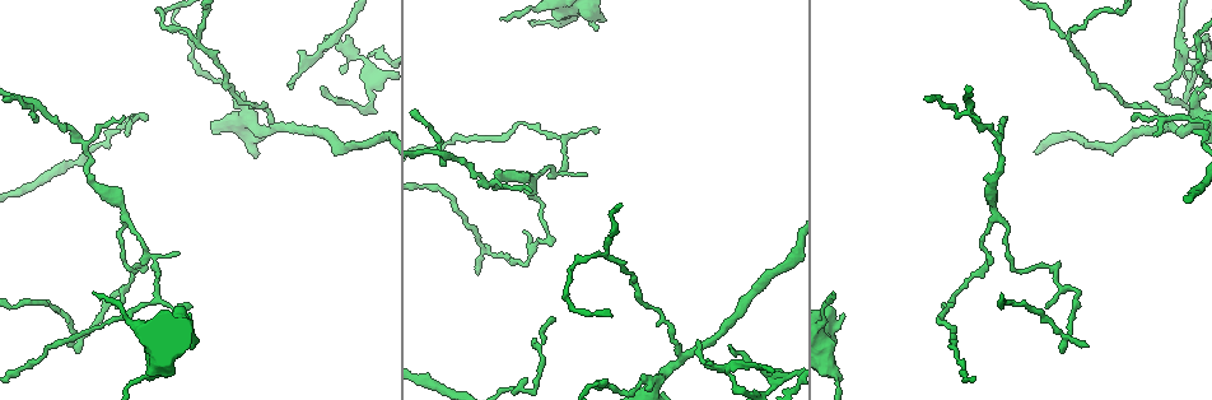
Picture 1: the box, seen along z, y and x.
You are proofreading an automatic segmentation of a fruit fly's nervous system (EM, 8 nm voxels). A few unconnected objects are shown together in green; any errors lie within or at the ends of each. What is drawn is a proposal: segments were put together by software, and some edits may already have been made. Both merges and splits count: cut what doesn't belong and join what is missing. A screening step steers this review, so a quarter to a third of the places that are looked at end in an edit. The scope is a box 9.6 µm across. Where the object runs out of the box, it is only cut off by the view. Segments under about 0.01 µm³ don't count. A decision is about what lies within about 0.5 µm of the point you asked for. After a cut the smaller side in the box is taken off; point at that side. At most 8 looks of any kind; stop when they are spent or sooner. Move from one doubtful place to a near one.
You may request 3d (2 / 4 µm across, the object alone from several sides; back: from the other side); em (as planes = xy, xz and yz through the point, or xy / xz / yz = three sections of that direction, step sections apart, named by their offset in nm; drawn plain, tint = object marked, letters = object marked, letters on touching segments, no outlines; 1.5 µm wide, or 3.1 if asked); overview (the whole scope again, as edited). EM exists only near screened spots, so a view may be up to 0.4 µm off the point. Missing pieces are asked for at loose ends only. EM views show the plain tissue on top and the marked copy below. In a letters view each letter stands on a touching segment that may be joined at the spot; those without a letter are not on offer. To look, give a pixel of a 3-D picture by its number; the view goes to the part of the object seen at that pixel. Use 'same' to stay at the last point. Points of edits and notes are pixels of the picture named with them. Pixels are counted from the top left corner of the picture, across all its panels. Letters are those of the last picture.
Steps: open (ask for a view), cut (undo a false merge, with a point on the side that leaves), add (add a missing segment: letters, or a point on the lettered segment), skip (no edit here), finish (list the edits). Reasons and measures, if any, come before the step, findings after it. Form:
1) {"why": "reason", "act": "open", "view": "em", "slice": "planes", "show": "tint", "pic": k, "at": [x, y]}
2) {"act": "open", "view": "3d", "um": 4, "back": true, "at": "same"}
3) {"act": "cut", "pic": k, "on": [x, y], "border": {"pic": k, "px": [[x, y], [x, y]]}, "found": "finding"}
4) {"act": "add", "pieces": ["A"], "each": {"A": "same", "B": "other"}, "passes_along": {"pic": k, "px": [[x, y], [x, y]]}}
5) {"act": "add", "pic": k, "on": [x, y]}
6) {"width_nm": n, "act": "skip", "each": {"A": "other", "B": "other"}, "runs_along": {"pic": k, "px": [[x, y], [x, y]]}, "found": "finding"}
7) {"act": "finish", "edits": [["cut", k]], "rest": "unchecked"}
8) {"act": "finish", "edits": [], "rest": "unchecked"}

{"why": "sharp bend", "act": "open", "view": "3d", "um": 2, "pic": 1, "at": [140, 265]}

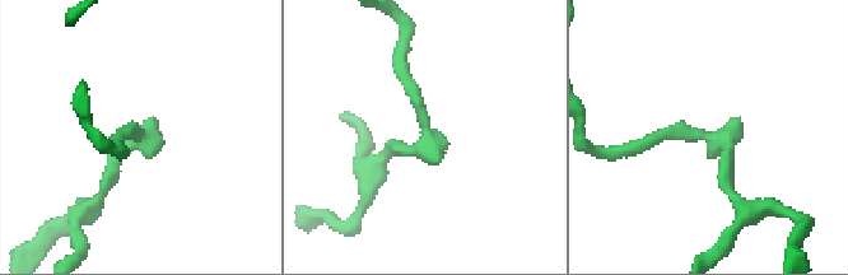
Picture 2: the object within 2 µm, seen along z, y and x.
{"why": "need the tissue", "act": "open", "view": "em", "slice": "planes", "show": "tint", "pic": 2, "at": [709, 139]}

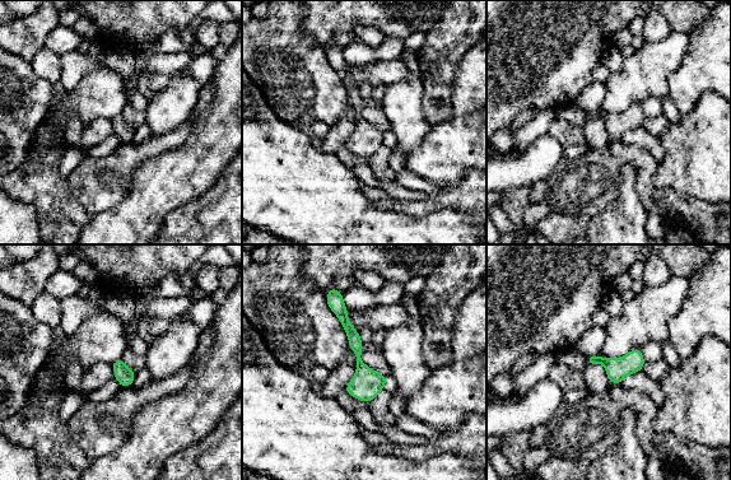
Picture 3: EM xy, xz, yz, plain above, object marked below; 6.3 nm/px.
{"why": "see the neighbours", "act": "open", "view": "em", "slice": "planes", "show": "letters", "at": "same"}

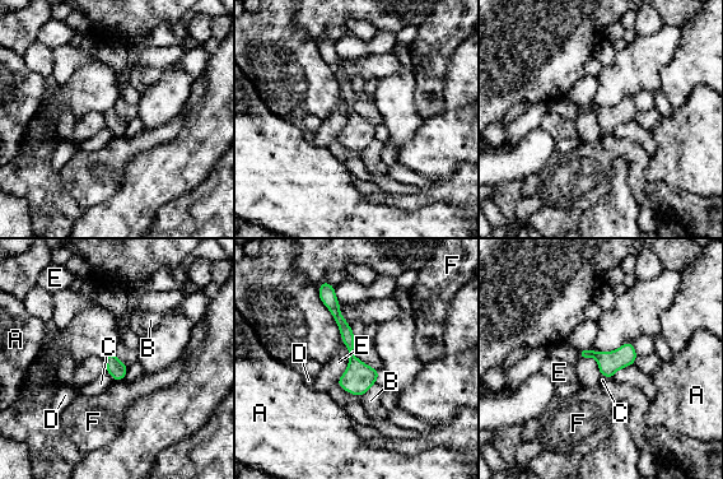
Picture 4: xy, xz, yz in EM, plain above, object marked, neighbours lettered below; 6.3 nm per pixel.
{"width_nm": 120, "act": "skip", "each": {"A": "other", "B": "other", "C": "other", "D": "other", "E": "other", "F": "other"}, "found": "one cell here"}

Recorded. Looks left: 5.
{"why": "sharp bend", "act": "open", "view": "3d", "um": 4, "back": true, "pic": 1, "at": [154, 301]}

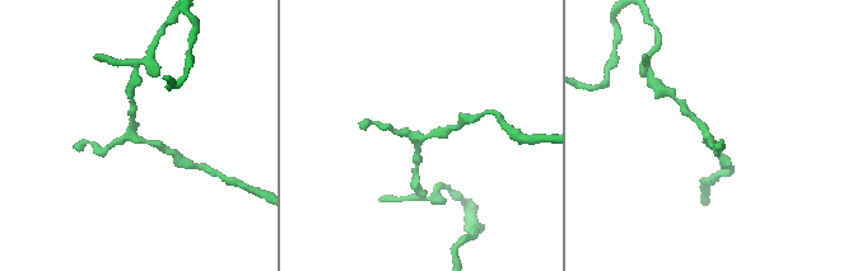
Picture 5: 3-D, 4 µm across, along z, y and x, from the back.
{"why": "need the tissue", "act": "open", "view": "em", "slice": "xz", "step": 8, "show": "tint", "pic": 5, "at": [420, 137]}

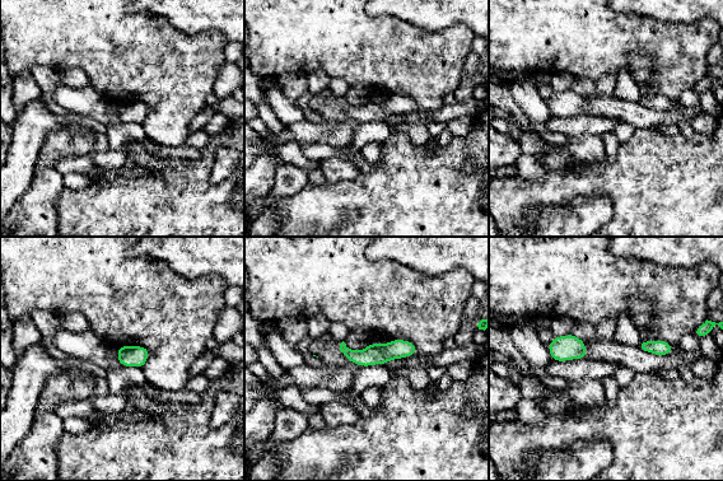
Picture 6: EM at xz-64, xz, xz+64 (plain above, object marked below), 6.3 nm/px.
{"why": "what lies round it", "act": "open", "view": "em", "slice": "xz", "step": 8, "show": "letters", "at": "same"}

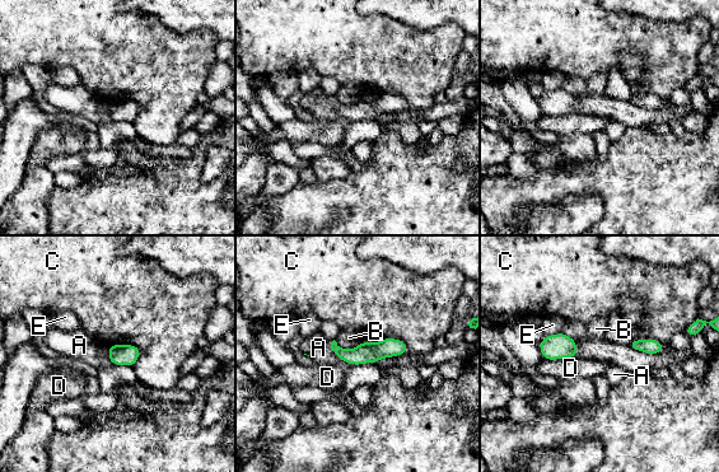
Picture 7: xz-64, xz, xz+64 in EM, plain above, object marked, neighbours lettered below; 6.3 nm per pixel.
{"width_nm": 130, "act": "skip", "each": {"A": "other", "B": "other", "C": "other", "D": "other", "E": "other"}, "found": "one cell here"}

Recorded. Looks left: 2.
{"why": "thick end", "act": "open", "view": "em", "slice": "xy", "step": 8, "show": "letters", "pic": 1, "at": [835, 338]}

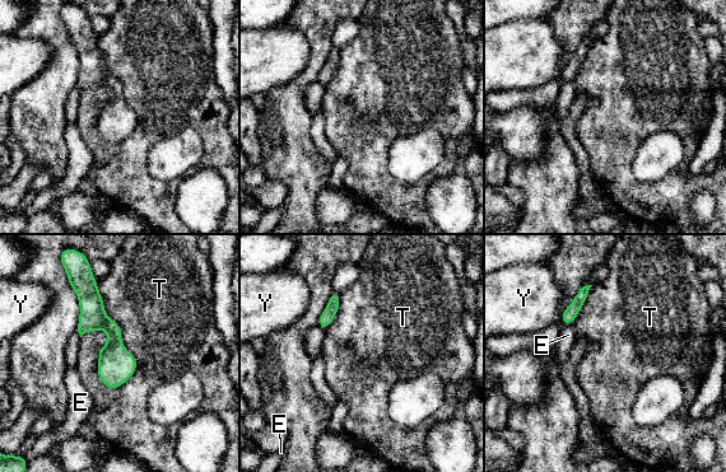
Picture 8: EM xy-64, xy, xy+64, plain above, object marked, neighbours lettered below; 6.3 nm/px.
{"why": "cut it another way", "act": "open", "view": "em", "slice": "planes", "show": "letters", "at": "same"}

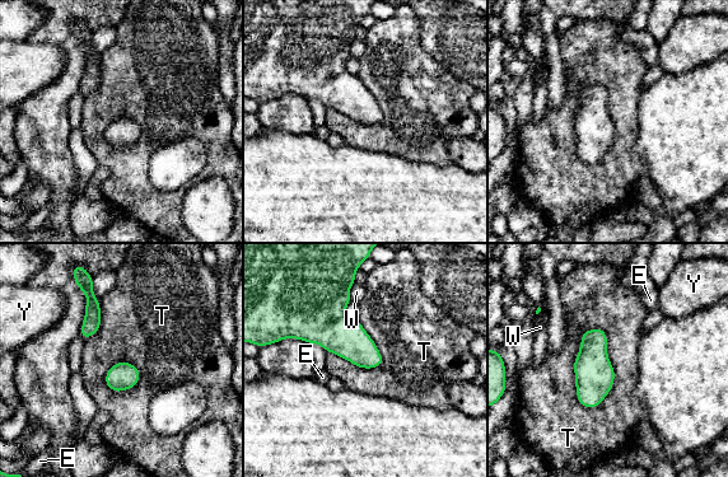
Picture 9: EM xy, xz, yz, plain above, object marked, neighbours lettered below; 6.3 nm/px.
{"act": "skip", "each": {"E": "other", "T": "other", "W": "other", "Y": "other"}, "border": {"pic": 9, "px": [[600, 327], [574, 359], [586, 408]]}, "found": "no lettered segment goes on from it"}

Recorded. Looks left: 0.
{"act": "finish", "edits": [], "rest": "unchecked"}

